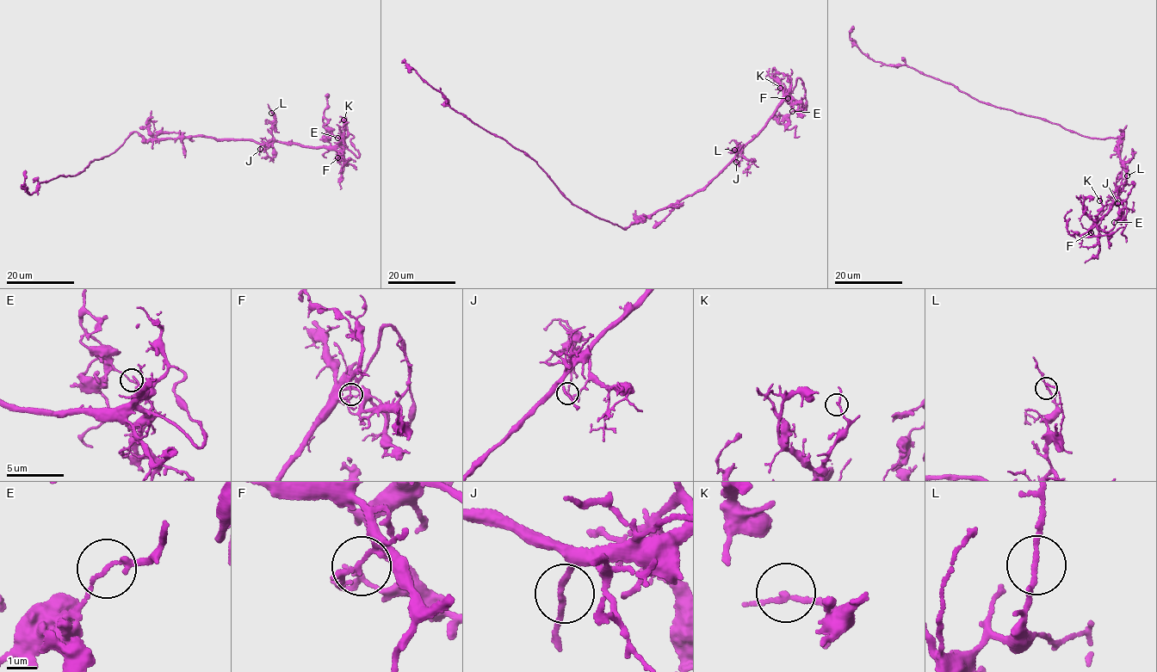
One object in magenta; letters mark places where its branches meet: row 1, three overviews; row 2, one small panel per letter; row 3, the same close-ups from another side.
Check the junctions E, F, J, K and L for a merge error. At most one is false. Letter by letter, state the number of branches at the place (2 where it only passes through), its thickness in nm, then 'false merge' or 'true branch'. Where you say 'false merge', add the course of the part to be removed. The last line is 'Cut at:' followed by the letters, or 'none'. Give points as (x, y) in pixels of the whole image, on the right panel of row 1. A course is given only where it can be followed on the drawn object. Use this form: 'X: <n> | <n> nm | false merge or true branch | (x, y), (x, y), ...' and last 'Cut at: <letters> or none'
E: 2 | 130 nm | false merge | (1114, 221), (1125, 206), (1133, 181)
F: 2 | 150 nm | true branch
J: 2 | 190 nm | true branch
K: 2 | 170 nm | true branch
L: 2 | 150 nm | true branch
Cut at: E

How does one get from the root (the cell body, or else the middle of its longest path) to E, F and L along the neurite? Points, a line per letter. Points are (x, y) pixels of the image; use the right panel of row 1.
E: (1107, 138), (1120, 137), (1116, 150), (1125, 163), (1127, 181), (1095, 223), (1107, 231), (1114, 221)
F: (1107, 138), (1120, 137), (1116, 150), (1125, 163), (1127, 181), (1108, 211), (1090, 227), (1091, 232)
L: (1107, 138), (1120, 137), (1116, 150), (1127, 173), (1127, 182), (1116, 200), (1118, 187), (1127, 175)

